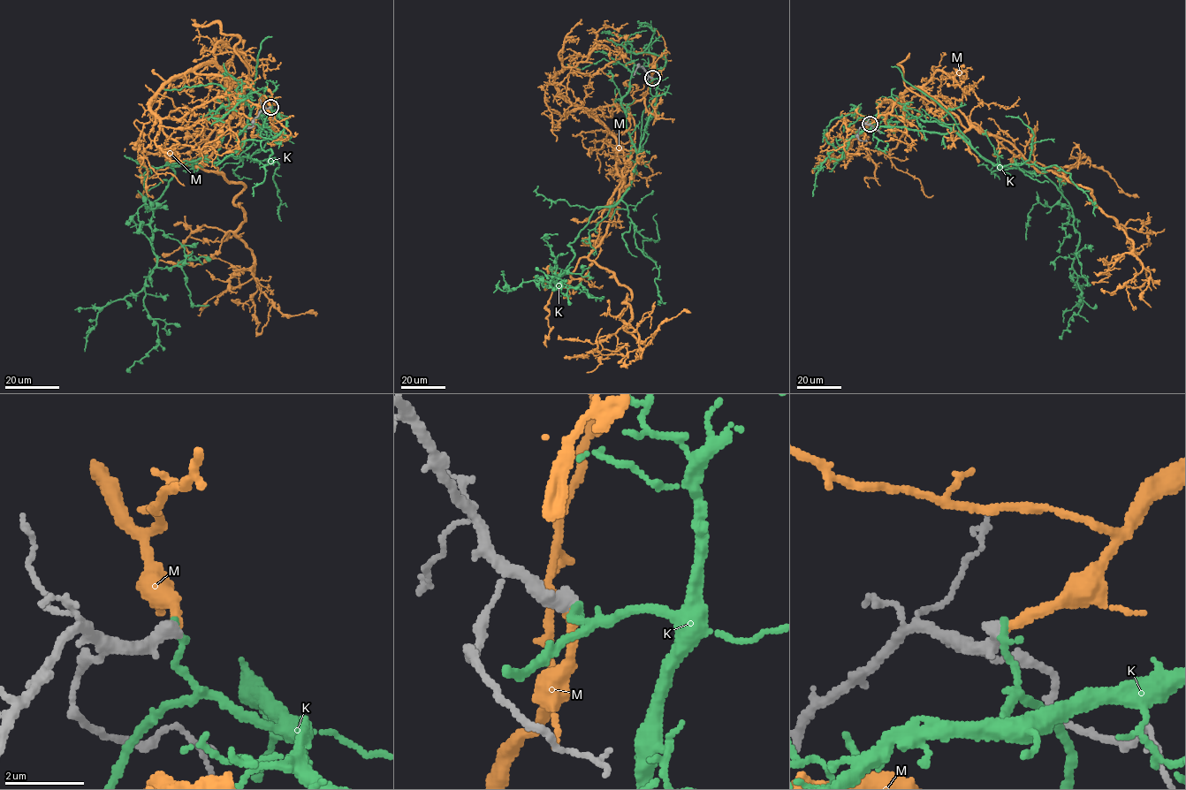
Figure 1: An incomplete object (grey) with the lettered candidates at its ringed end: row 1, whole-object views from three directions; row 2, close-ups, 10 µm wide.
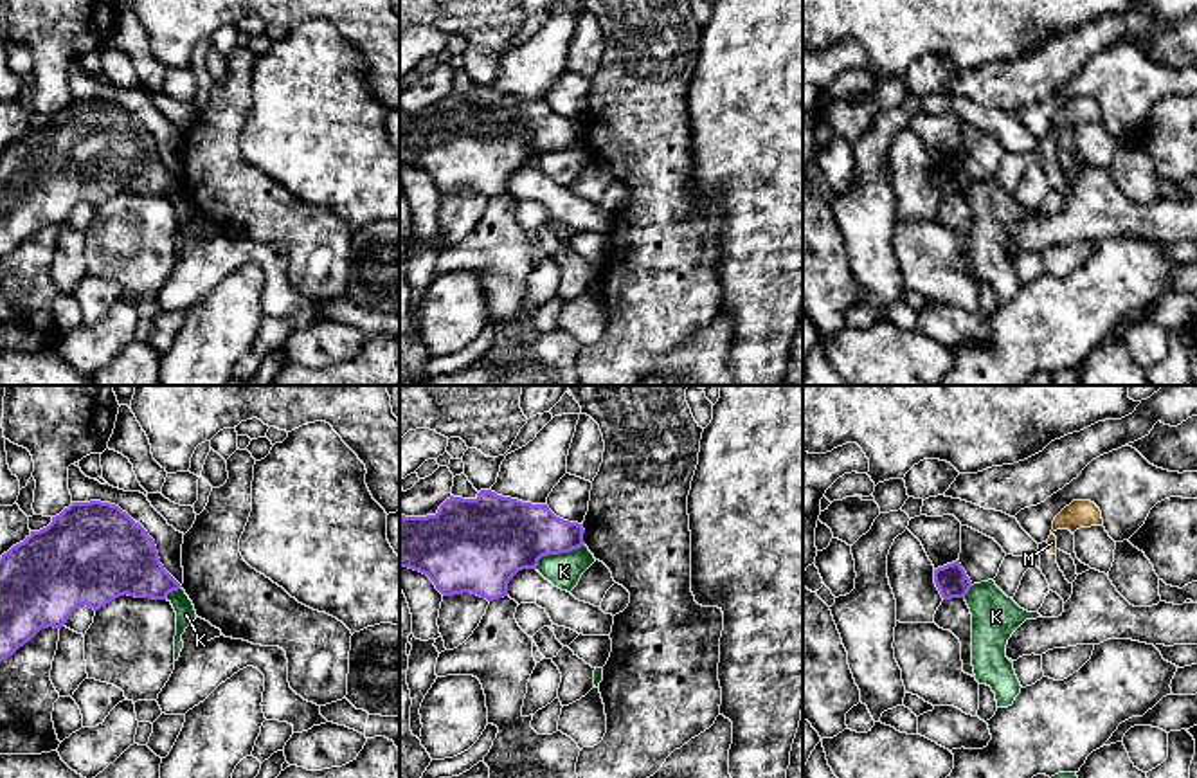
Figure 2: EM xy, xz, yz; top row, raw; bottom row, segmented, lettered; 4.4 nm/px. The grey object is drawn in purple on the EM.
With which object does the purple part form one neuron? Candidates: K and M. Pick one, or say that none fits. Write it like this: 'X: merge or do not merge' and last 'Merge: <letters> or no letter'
K: do not merge
M: merge
Merge: M

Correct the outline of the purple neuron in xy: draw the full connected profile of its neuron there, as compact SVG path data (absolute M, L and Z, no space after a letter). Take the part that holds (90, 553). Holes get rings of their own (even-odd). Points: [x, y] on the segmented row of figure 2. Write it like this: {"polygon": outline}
{"polygon": "M101 501L72 502L52 522L13 546L0 558L0 663L31 641L41 629L61 629L68 616L86 605L99 611L119 596L166 600L182 585L164 569L155 540L119 506Z"}

